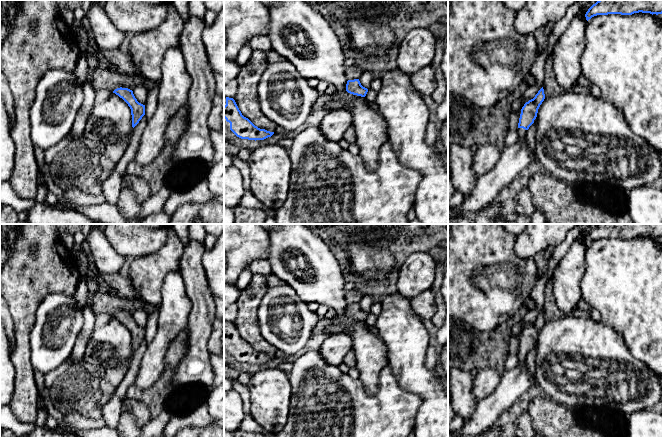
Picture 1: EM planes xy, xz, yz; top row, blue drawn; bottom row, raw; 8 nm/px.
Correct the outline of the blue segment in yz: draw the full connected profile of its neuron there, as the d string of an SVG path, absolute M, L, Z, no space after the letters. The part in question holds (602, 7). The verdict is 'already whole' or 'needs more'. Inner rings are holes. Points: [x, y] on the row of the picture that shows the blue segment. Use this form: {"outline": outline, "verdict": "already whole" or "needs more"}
{"outline": "M598 0L585 14L588 21L597 15L634 13L662 14L662 0Z", "verdict": "already whole"}

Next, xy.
{"outline": "M117 88L113 91L122 98L130 107L132 115L132 127L134 128L145 115L145 105L139 103L135 98L133 91L128 88Z", "verdict": "already whole"}

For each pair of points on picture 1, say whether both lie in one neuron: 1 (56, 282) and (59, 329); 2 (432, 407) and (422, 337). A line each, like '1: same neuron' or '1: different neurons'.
1: different neurons
2: same neuron

